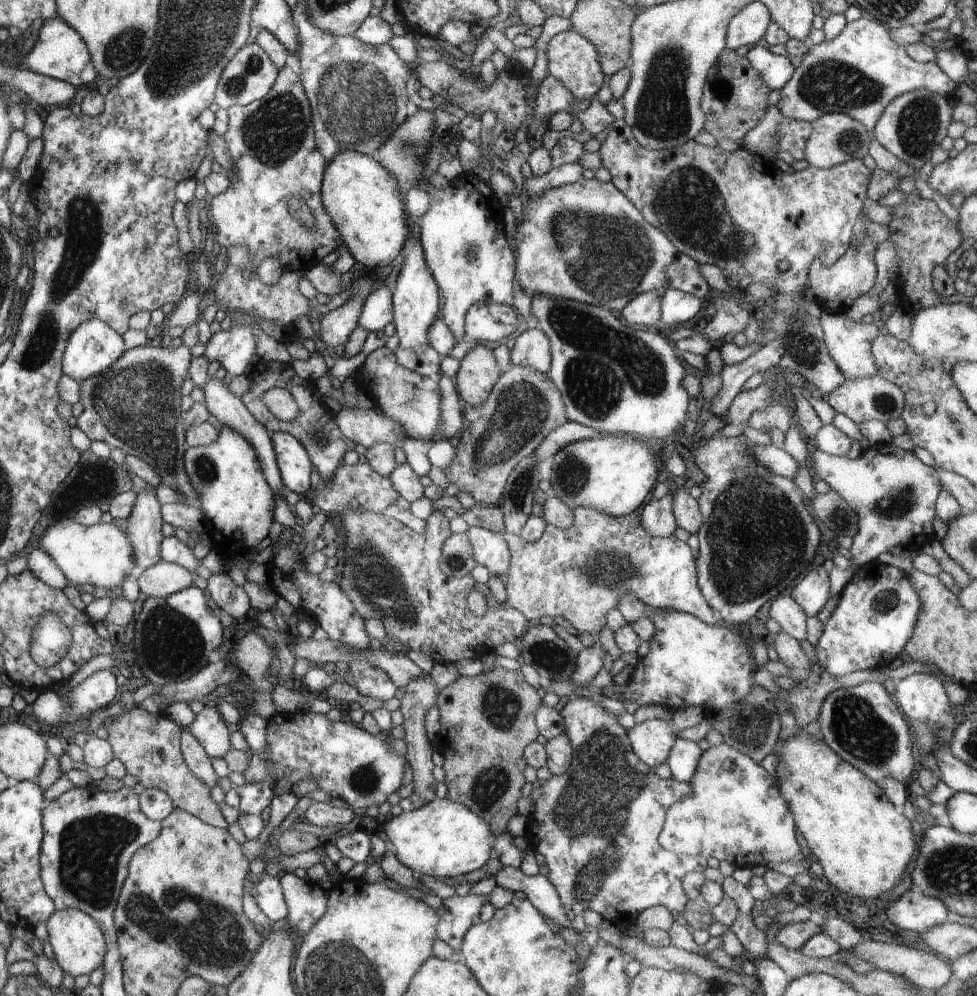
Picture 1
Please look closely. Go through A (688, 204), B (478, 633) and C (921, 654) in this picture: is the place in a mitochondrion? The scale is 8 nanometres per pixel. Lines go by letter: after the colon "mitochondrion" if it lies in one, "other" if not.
A: mitochondrion
B: other
C: other

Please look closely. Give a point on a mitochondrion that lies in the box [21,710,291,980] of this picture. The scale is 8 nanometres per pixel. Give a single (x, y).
(210, 936)

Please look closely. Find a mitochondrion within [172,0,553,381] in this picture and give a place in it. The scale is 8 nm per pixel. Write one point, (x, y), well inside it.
(357, 98)

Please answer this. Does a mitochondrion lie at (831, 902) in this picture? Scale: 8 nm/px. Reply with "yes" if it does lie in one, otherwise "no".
no

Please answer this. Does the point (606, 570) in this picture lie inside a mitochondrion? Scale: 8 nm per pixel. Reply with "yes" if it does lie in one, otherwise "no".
yes

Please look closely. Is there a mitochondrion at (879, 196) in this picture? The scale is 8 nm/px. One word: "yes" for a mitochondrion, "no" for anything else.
no

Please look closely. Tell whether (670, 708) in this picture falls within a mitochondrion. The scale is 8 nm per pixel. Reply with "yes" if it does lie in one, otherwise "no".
no

